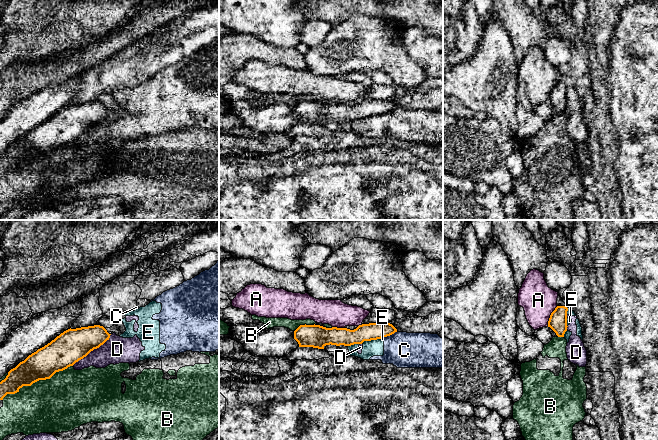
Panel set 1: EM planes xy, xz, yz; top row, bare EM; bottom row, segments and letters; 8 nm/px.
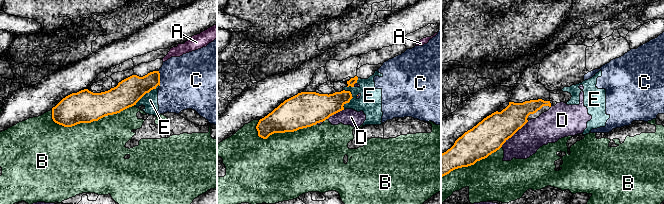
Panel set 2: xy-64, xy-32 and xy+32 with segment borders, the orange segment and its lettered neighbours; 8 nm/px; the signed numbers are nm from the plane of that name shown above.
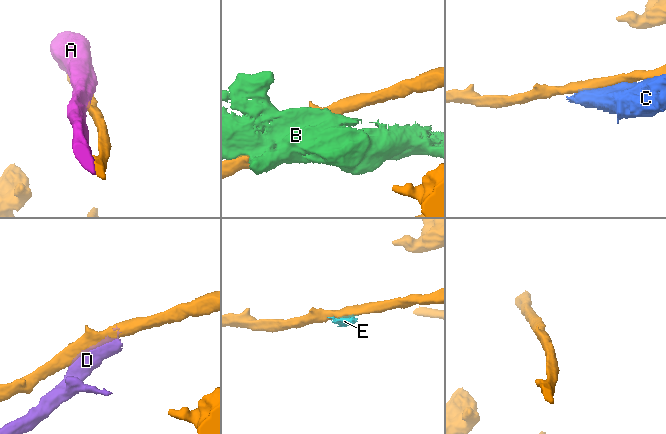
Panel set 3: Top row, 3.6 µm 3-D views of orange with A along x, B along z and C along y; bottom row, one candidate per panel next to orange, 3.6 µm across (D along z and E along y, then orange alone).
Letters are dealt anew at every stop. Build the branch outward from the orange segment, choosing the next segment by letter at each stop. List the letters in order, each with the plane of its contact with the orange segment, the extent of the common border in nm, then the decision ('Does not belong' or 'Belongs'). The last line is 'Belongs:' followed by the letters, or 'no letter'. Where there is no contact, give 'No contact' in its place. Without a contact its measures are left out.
A: Touches orange in yz. Shared border 190 nm. Does not belong
B: Touches orange in xy. Shared border 650 nm. Does not belong
C: Touches orange in xz. Shared border 130 nm. Does not belong
D: Touches orange in xy. Shared border 400 nm. Does not belong
E: Touches orange in xz. Shared border 190 nm. Does not belong
Belongs: no letter

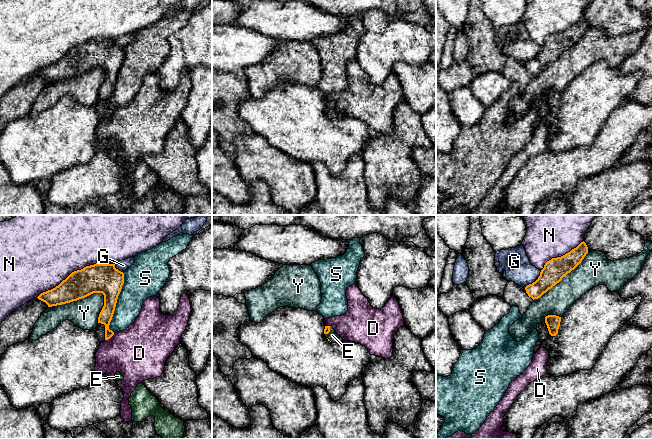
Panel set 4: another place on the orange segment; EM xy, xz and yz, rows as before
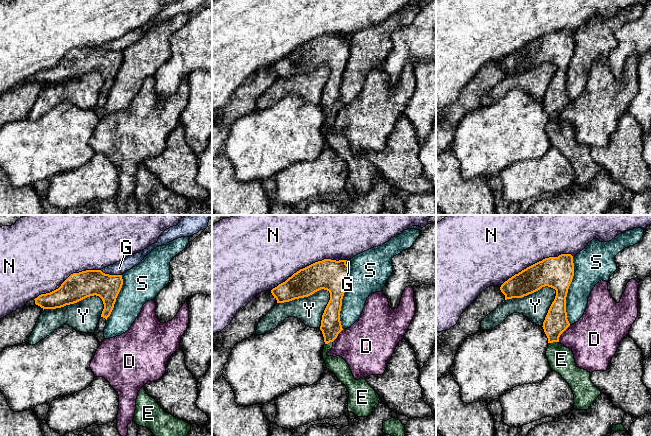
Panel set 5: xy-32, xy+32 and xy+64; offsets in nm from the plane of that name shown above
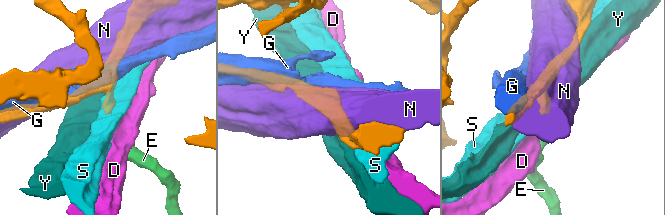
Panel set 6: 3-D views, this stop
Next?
D: Touches orange in xy. Shared border 90 nm. Does not belong
E: Touches orange in xz. Shared border 90 nm. Belongs
G: Touches orange in yz. Shared border 200 nm. Does not belong
N: Touches orange in xy. Shared border 700 nm. Does not belong
S: Touches orange in xy. Shared border 500 nm. Does not belong
Y: Touches orange in xy. Shared border 460 nm. Does not belong
Belongs: E

